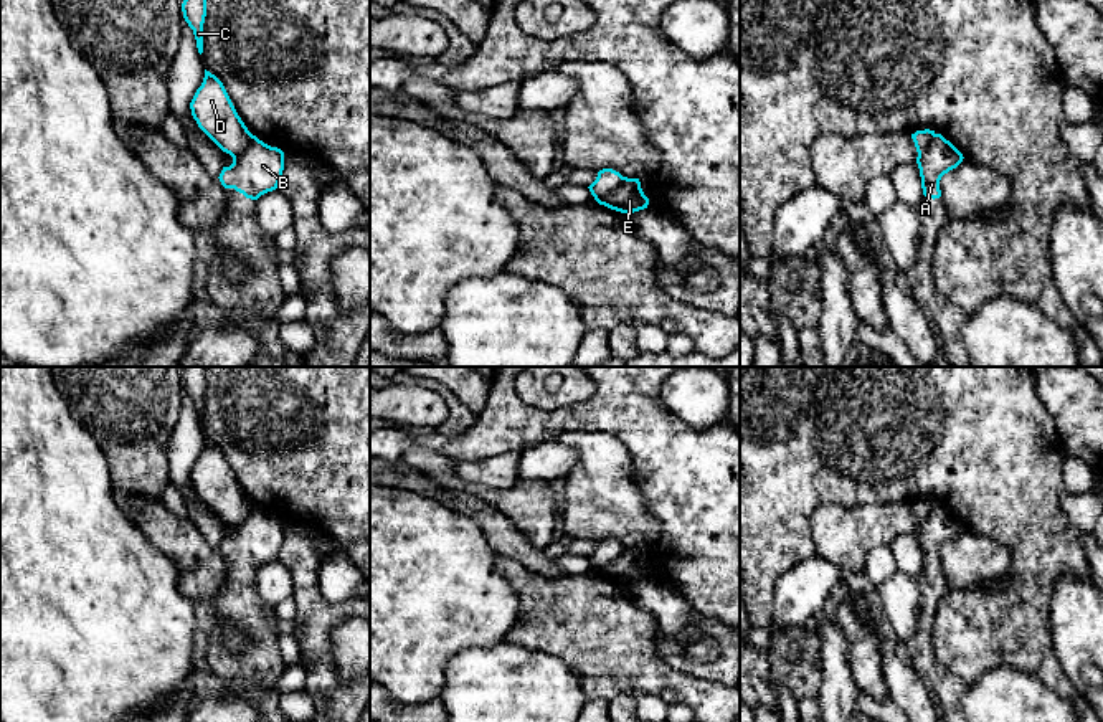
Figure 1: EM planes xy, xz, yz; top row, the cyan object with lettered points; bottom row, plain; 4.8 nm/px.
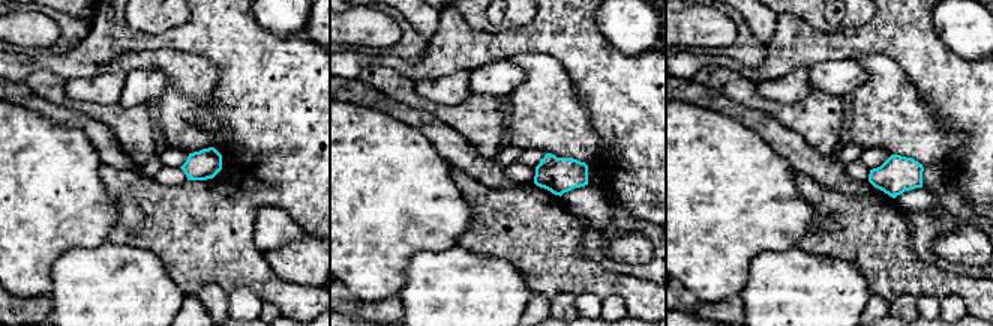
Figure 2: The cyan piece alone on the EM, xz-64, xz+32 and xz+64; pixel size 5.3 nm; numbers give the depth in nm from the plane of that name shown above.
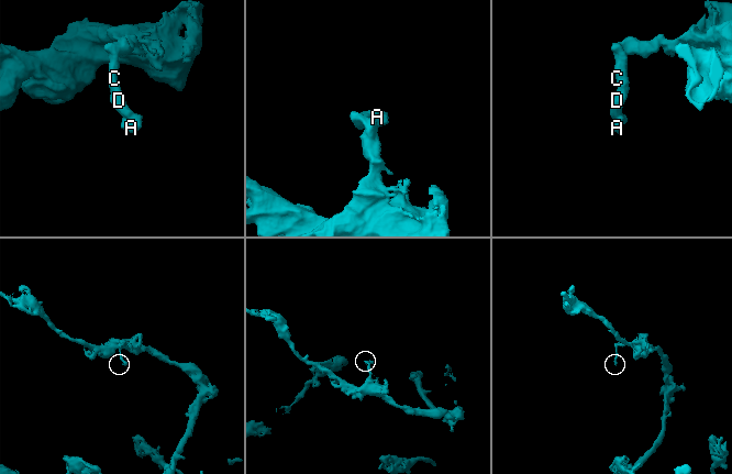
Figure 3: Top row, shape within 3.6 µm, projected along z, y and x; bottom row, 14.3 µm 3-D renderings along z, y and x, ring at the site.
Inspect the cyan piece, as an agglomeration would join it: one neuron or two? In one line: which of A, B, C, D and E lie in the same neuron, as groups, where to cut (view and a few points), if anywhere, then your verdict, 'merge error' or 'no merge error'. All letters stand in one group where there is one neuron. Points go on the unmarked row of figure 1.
groups A B E / C D; cut xz (626, 547), (596, 570); merge error

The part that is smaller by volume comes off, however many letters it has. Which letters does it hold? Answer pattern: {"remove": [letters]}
{"remove": ["A", "B", "E"]}

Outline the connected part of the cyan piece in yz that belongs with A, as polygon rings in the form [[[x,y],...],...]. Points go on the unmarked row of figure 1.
[[[935,504],[930,517],[918,524],[916,534],[921,547],[923,565],[940,568],[940,550],[963,532],[963,524],[941,504]]]

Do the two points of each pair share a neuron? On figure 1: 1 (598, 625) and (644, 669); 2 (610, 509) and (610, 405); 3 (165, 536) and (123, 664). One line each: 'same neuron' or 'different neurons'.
1: same neuron
2: different neurons
3: different neurons

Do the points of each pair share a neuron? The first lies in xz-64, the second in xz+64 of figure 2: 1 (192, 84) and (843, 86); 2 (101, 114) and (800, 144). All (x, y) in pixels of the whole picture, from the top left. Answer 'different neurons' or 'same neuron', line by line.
1: different neurons
2: different neurons

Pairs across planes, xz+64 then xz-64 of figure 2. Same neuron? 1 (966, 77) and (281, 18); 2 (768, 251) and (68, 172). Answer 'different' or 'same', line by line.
1: different
2: same

